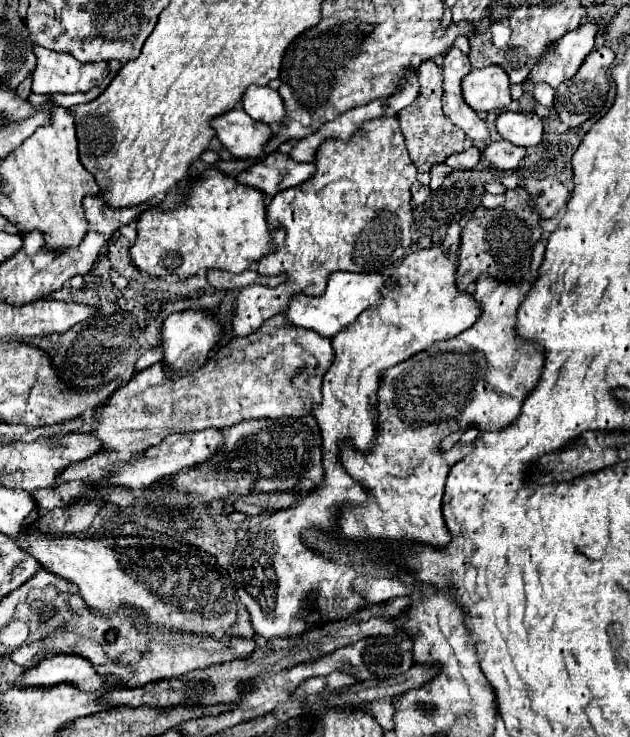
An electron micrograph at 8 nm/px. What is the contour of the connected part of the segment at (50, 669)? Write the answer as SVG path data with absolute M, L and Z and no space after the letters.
M58 654L54 658L40 660L36 666L24 670L14 686L54 686L60 682L74 682L84 692L96 692L102 686L100 674L92 664L80 656Z

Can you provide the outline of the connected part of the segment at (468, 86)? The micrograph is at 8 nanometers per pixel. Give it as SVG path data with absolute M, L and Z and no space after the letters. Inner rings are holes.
M500 66L472 70L462 80L462 98L474 112L504 110L512 104L510 82Z

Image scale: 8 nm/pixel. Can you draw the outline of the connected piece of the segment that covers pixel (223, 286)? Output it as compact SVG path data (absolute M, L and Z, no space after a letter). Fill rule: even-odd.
M208 270L208 282L214 288L220 290L232 290L232 288L246 288L252 284L262 284L262 286L278 286L282 284L284 276L260 276L254 270L246 270L240 274L224 272L224 270Z

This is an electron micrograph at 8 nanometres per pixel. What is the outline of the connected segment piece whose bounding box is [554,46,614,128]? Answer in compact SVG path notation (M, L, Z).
M608 46L594 48L584 58L584 64L580 66L580 72L576 72L576 76L572 76L572 80L566 80L564 84L560 84L560 88L556 88L554 108L556 108L558 116L560 116L560 120L568 128L576 128L576 126L584 124L586 120L590 120L594 114L598 114L604 108L606 94L608 94L608 88L610 88L608 70L610 70L612 62L614 62L614 52Z

